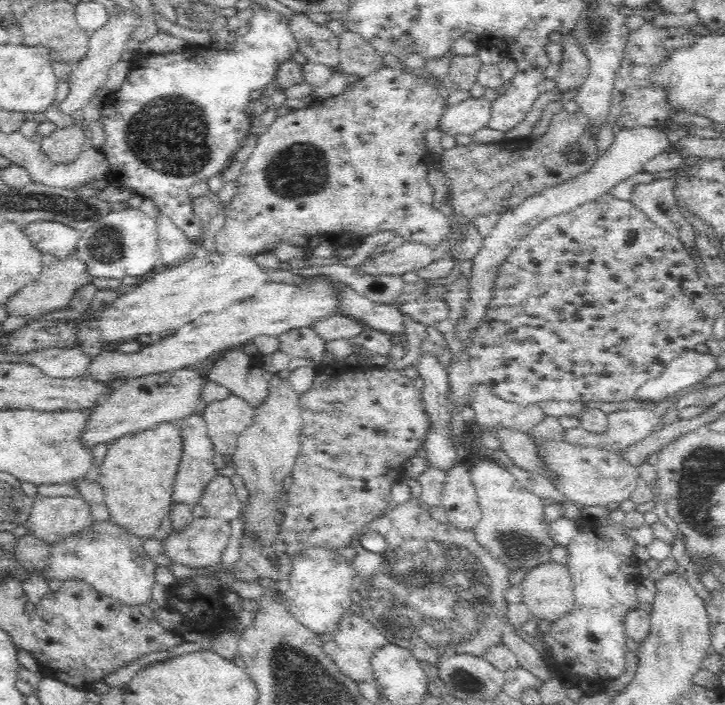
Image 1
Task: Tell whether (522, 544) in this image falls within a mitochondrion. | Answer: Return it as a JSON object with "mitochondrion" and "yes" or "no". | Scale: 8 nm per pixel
{"mitochondrion":"yes"}

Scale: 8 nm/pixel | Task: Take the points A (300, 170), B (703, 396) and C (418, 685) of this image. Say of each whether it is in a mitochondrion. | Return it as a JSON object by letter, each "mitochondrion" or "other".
{"A":"mitochondrion","B":"other","C":"other"}

